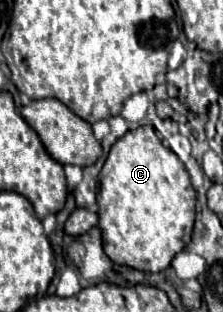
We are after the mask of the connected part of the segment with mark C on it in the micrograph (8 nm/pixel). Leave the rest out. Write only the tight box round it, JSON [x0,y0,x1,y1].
[99,125,195,273]

